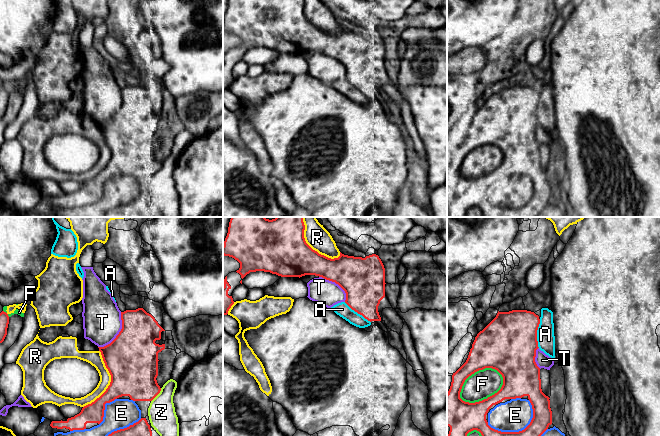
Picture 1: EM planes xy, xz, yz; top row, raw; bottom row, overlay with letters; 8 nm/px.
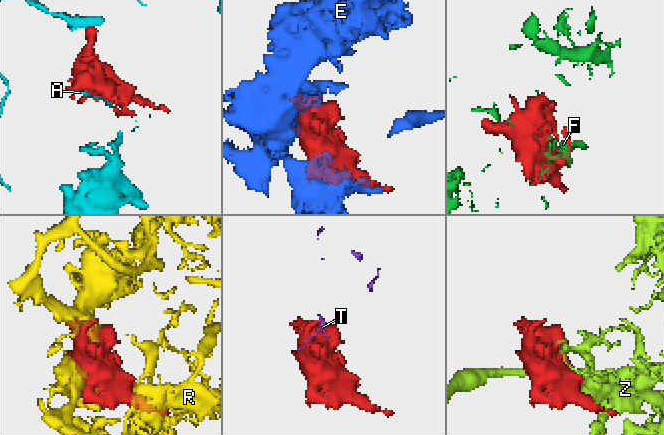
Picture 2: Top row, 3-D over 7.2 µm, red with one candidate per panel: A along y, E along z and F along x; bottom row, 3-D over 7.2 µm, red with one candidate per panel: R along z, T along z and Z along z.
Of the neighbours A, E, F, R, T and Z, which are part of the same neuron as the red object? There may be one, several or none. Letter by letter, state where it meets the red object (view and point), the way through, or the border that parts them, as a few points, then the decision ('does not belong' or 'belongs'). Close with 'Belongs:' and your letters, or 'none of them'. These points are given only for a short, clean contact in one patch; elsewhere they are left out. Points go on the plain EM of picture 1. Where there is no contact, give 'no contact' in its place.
A: meets red in yz at (536, 109); belongs
E: meets red in yz at (517, 208); does not belong
F: meets red in yz at (485, 175); does not belong
R: meets red in xy at (111, 157); does not belong
T: meets red in xy at (119, 109); does not belong
Z: meets red in xy at (157, 170); does not belong
Belongs: A

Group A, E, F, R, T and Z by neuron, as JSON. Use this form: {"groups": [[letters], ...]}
{"groups": [["A"], ["E"], ["F", "R"], ["T"], ["Z"]]}

